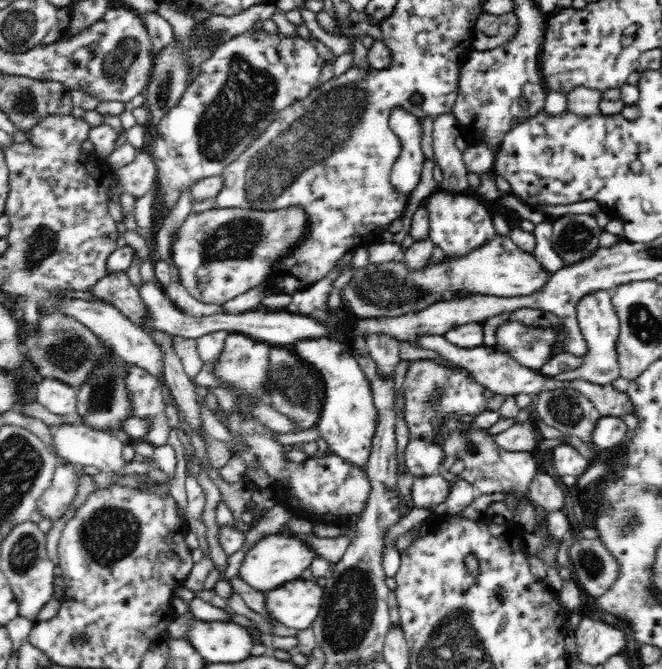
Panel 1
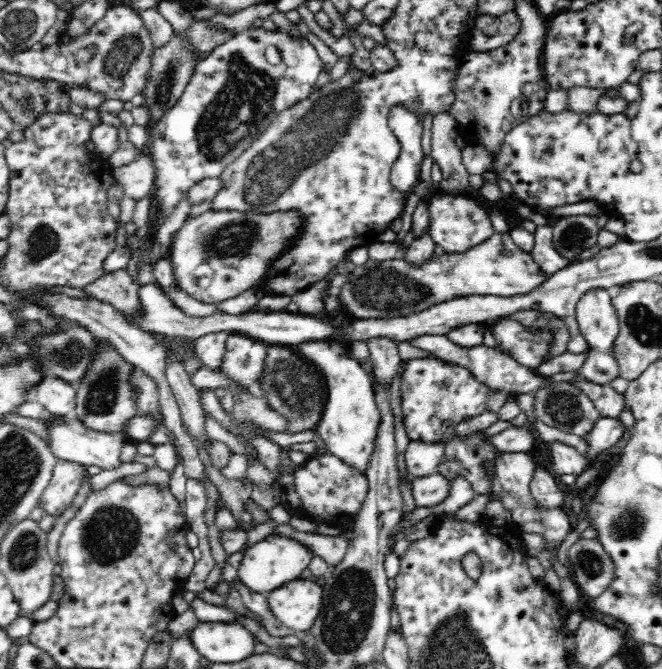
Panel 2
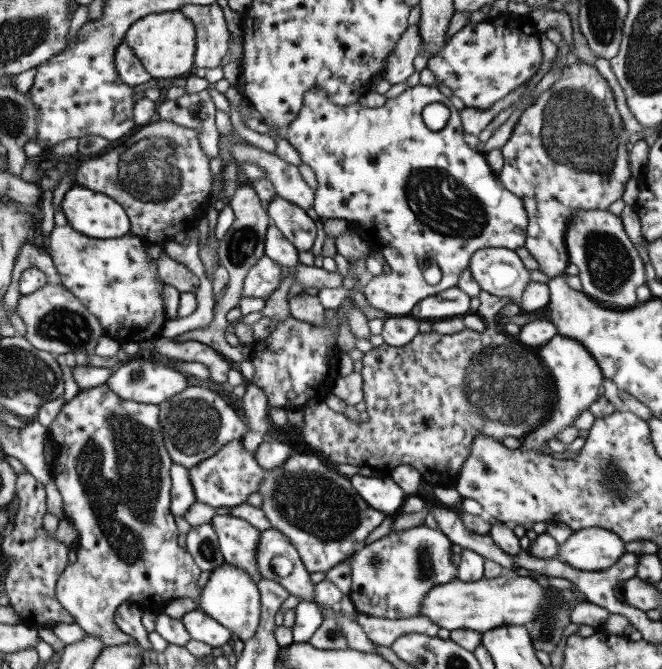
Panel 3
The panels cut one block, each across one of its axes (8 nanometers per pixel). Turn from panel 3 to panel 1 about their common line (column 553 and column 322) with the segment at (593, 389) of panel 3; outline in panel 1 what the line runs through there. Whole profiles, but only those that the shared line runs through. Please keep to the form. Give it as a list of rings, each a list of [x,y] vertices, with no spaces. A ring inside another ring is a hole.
[[[324,336],[303,338],[286,347],[292,348],[294,354],[304,363],[314,367],[322,379],[324,402],[316,427],[328,443],[329,450],[346,461],[365,468],[370,454],[370,441],[378,422],[378,413],[372,403],[368,379],[358,367],[350,347]]]

